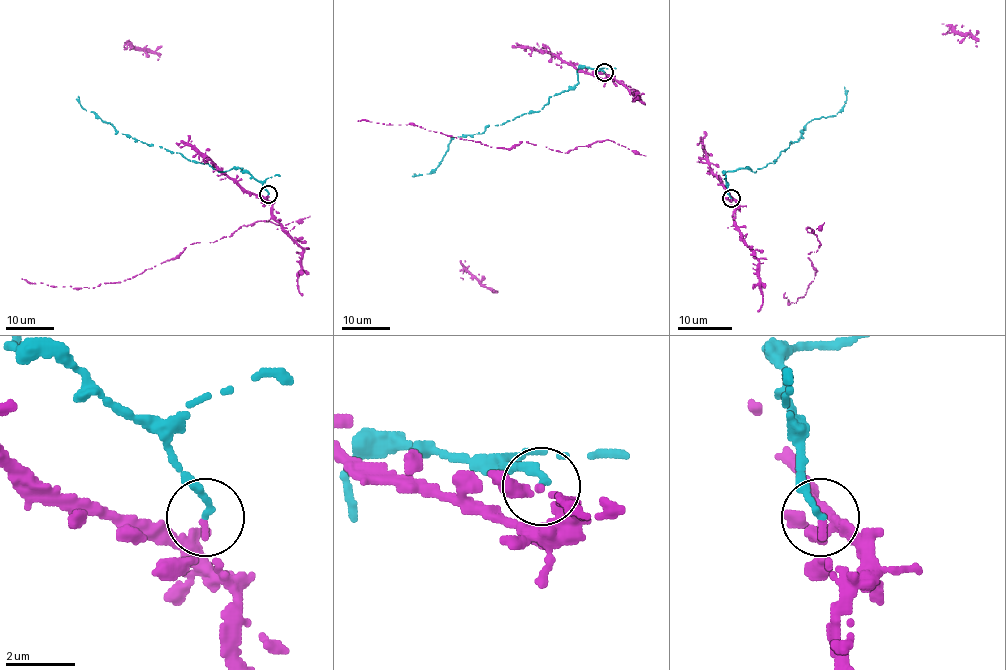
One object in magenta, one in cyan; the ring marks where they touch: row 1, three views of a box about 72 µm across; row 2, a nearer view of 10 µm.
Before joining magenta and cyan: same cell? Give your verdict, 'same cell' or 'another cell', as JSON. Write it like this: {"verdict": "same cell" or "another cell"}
{"verdict": "another cell"}

